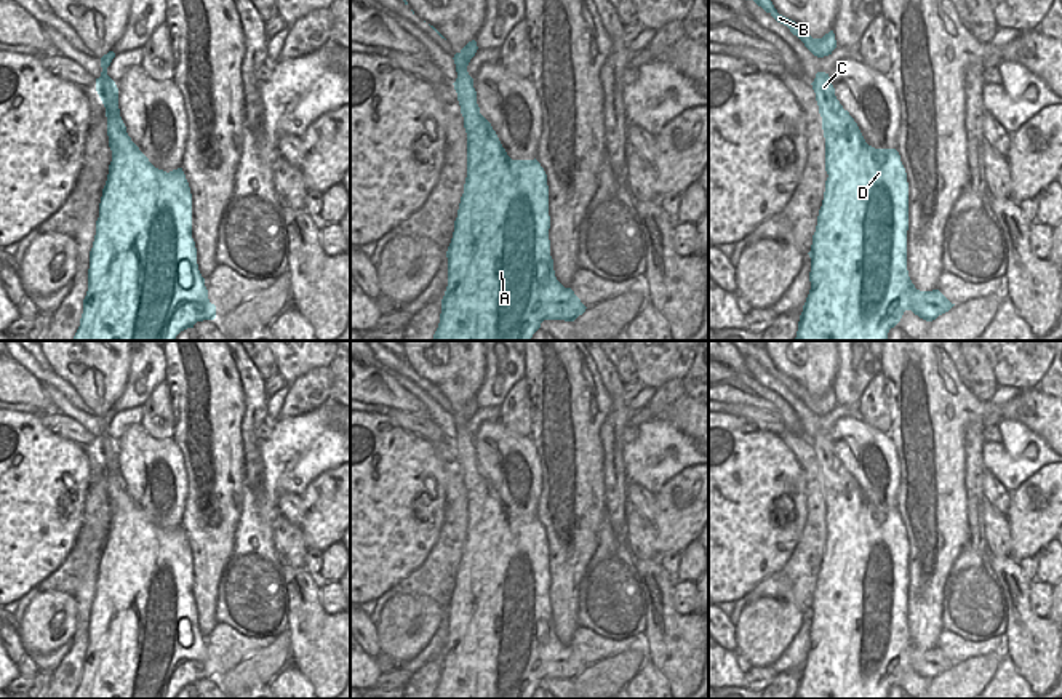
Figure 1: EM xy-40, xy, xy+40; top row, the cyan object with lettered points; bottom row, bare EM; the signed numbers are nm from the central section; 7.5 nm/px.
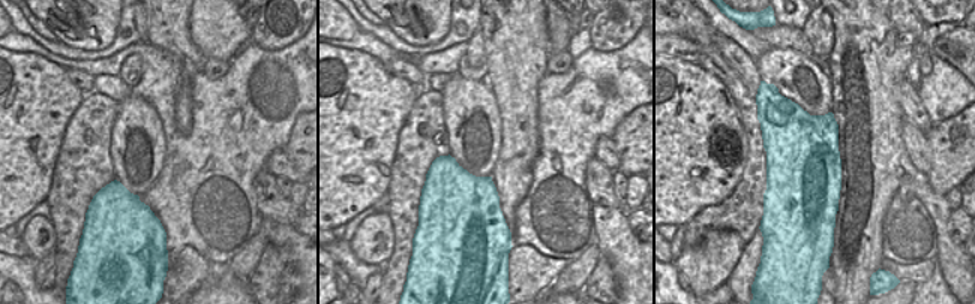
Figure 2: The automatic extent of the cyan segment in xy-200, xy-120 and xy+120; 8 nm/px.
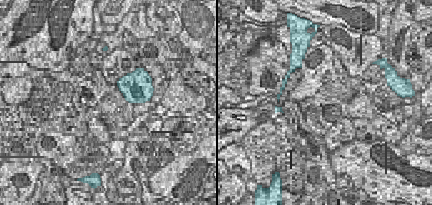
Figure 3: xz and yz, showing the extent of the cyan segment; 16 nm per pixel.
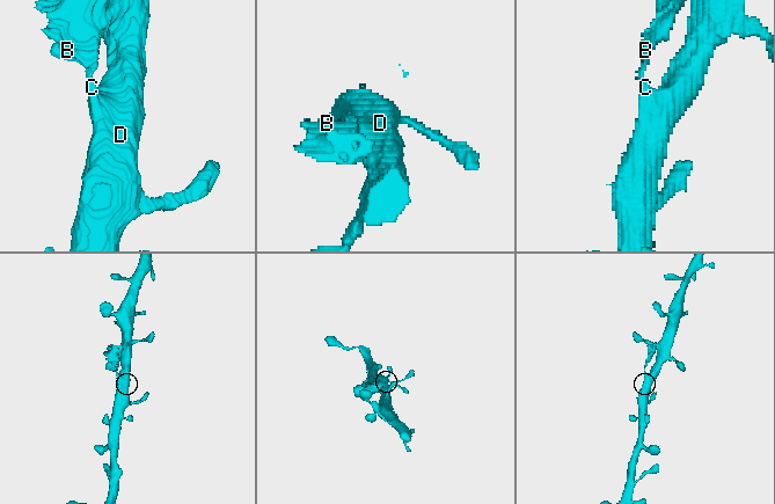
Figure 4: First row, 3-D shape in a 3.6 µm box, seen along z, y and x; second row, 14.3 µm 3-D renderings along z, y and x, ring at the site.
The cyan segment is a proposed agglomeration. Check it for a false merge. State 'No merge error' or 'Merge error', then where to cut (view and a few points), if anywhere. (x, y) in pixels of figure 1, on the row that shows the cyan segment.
Merge error. Split along xy (456, 64), (466, 67).

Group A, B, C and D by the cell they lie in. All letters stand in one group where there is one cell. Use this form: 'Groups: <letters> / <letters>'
Groups: A C D / B.

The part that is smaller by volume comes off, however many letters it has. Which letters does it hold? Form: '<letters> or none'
B.

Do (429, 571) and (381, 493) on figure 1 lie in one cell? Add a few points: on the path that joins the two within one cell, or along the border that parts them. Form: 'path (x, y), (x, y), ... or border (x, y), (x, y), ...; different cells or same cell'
border (442, 528), (427, 557), (394, 584); different cells

